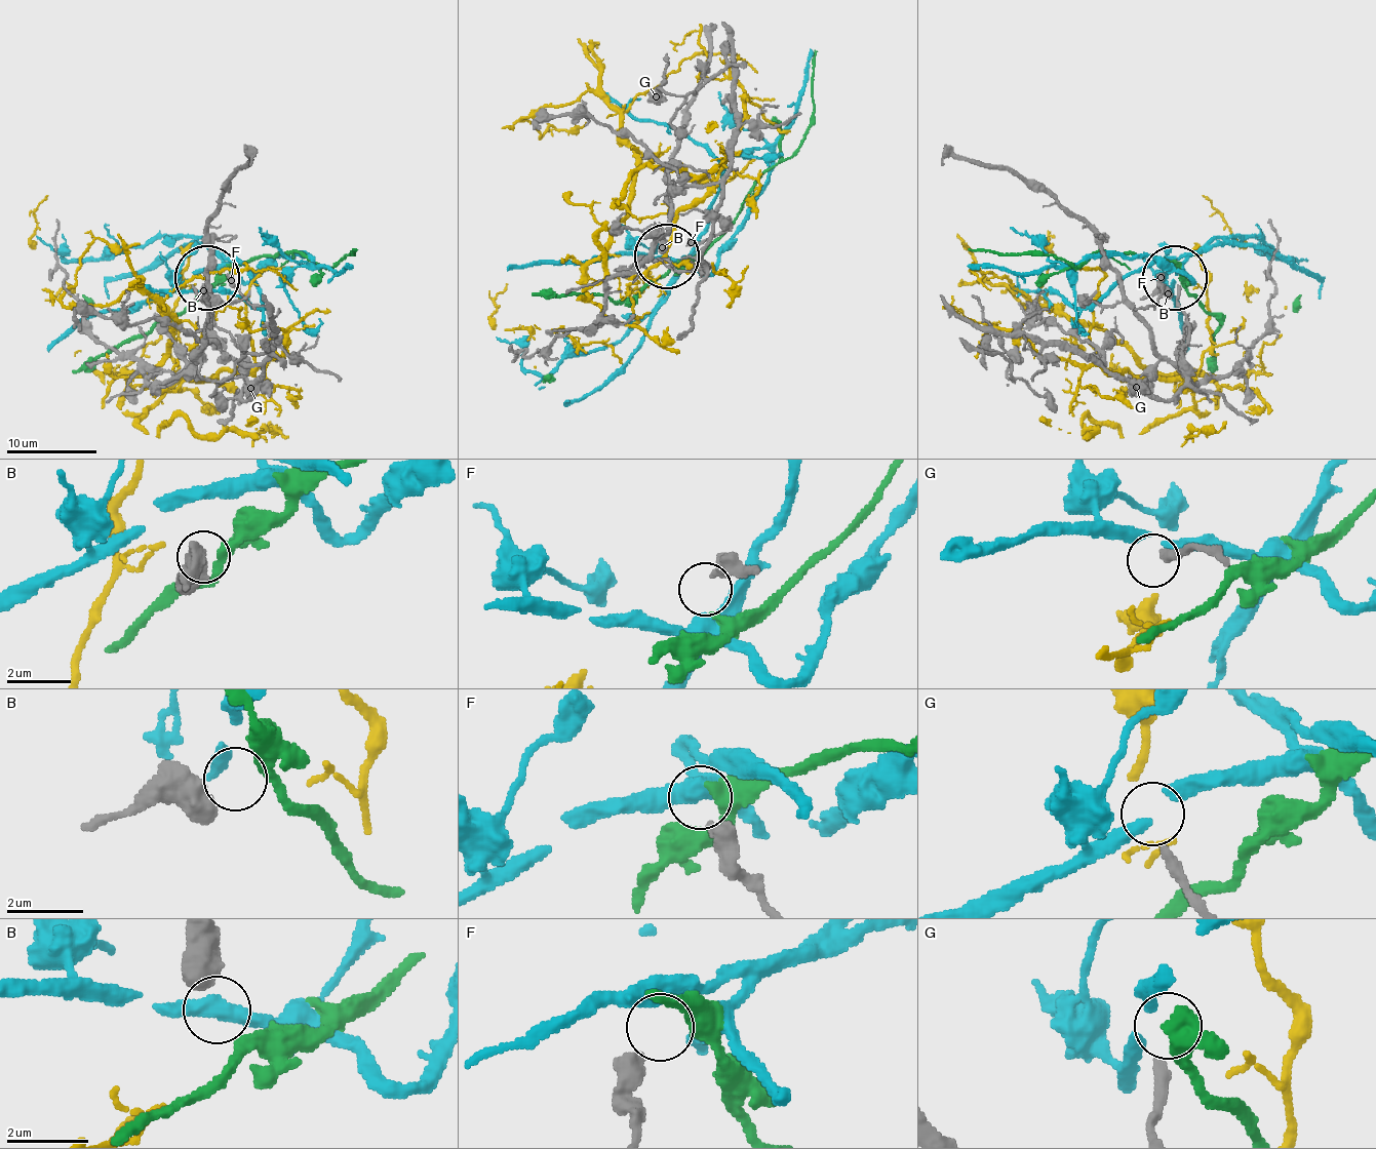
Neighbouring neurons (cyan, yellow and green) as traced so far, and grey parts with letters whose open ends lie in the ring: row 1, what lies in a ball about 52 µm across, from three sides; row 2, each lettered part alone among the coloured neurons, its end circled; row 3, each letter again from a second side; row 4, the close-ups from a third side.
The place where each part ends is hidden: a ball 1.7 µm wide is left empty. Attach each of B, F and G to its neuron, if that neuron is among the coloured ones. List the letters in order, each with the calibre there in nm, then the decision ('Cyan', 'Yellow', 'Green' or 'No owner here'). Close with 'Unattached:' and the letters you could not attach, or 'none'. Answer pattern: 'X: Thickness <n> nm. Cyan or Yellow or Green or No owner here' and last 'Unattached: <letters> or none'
B: Thickness 750 nm. No owner here
F: Thickness 480 nm. No owner here
G: Thickness 280 nm. No owner here
Unattached: B, F, G

